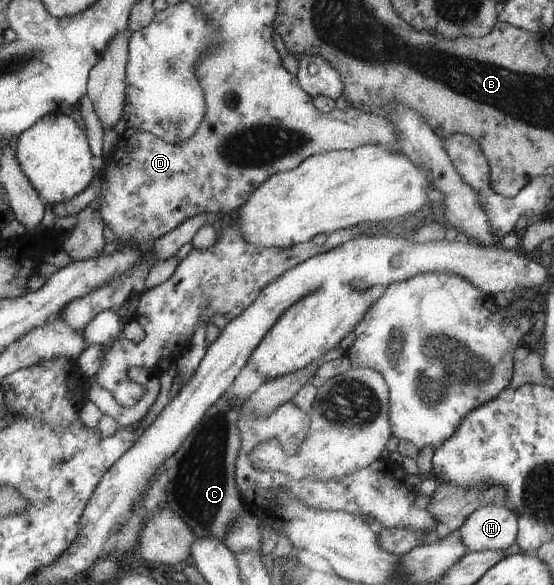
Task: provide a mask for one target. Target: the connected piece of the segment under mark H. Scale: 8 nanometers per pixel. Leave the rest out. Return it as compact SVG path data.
M484 505L476 509L450 535L462 539L468 552L503 551L515 543L519 529L518 515L508 507Z

